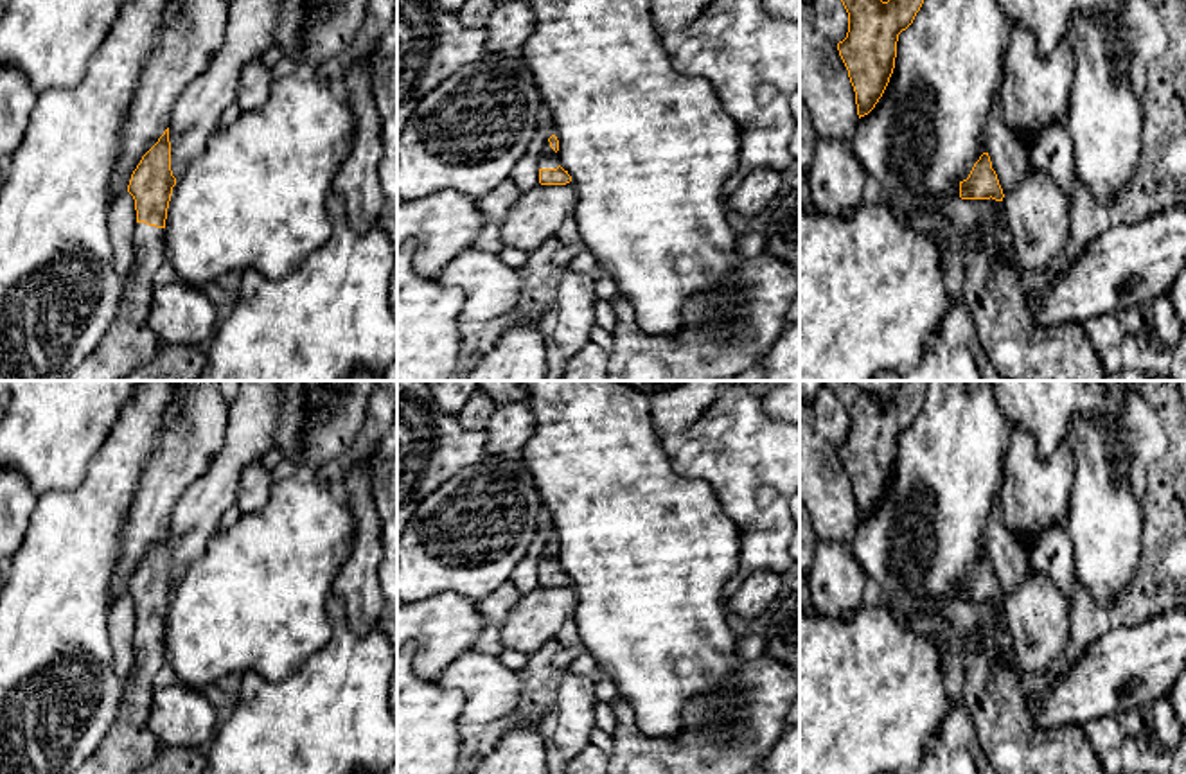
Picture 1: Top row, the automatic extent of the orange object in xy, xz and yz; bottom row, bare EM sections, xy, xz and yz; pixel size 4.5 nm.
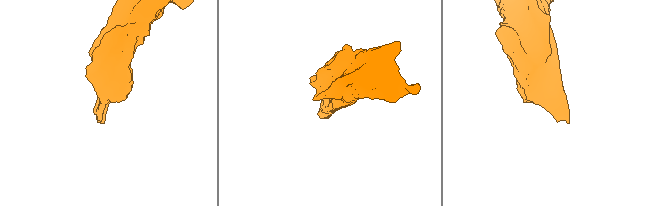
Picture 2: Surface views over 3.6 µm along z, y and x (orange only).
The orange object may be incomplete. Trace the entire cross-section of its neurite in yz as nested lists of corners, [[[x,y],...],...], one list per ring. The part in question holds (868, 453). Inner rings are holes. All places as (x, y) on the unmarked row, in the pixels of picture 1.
[[[823,381],[848,415],[848,435],[837,453],[855,494],[859,521],[882,499],[895,471],[898,436],[920,413],[929,383],[904,381],[882,404],[852,381]]]

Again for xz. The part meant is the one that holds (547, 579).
[[[555,537],[544,546],[541,562],[539,562],[539,585],[541,587],[566,587],[571,584],[568,573],[561,569],[557,560],[559,542]]]

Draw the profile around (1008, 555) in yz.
[[[996,499],[987,519],[988,559],[997,576],[1003,596],[1026,582],[1033,571],[1028,548],[1012,530],[1006,528],[1001,514],[1001,501]]]

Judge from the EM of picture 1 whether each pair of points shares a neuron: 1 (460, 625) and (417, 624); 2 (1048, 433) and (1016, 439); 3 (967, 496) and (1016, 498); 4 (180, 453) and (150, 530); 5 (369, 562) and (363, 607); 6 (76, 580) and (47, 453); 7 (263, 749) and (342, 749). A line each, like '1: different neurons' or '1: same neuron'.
1: same neuron
2: different neurons
3: different neurons
4: same neuron
5: same neuron
6: different neurons
7: same neuron

